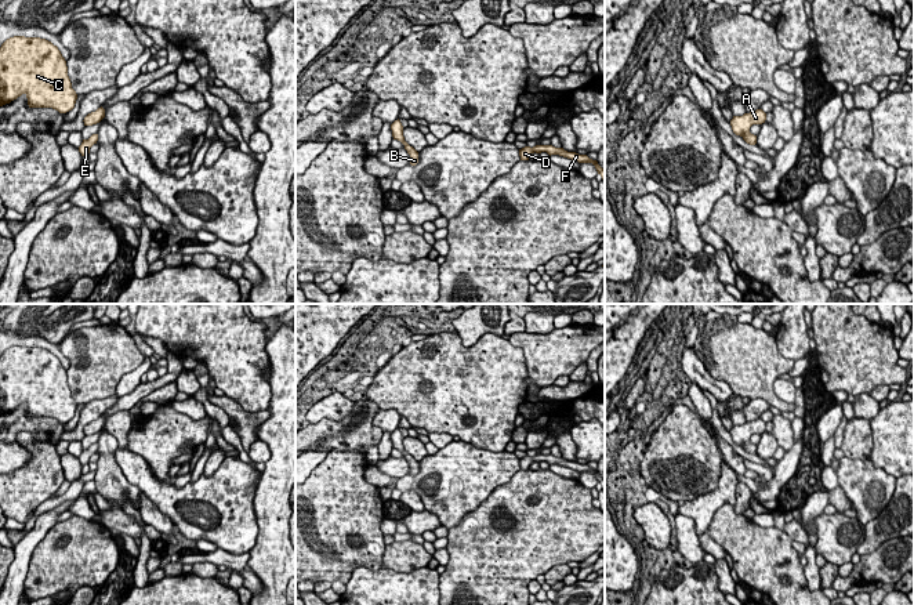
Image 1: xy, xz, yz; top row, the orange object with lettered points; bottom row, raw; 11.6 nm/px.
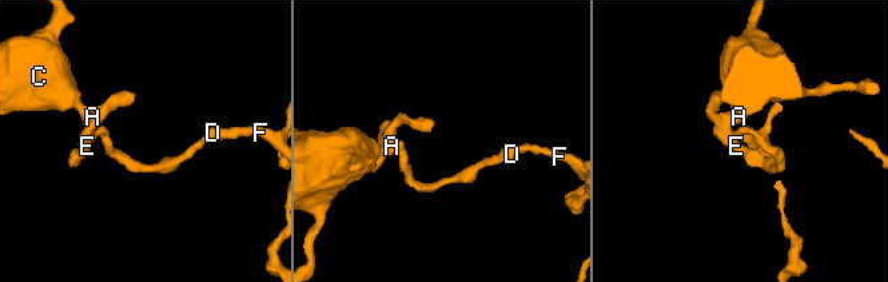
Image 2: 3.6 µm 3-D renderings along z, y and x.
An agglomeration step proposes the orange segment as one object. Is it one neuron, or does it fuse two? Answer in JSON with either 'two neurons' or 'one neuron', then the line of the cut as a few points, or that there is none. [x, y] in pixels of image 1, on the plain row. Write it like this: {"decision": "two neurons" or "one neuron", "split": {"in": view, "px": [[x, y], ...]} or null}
{"decision": "one neuron", "split": null}

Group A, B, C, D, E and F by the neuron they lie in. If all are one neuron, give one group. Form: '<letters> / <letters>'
A B C D E F

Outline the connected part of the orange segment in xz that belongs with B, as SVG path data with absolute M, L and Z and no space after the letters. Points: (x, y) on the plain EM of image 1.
M399 428L391 434L391 439L393 449L400 450L405 454L407 463L410 464L410 474L416 475L418 472L418 461L405 450L403 435Z

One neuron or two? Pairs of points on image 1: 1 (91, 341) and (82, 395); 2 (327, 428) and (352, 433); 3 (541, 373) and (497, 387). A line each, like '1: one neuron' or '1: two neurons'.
1: one neuron
2: one neuron
3: two neurons

